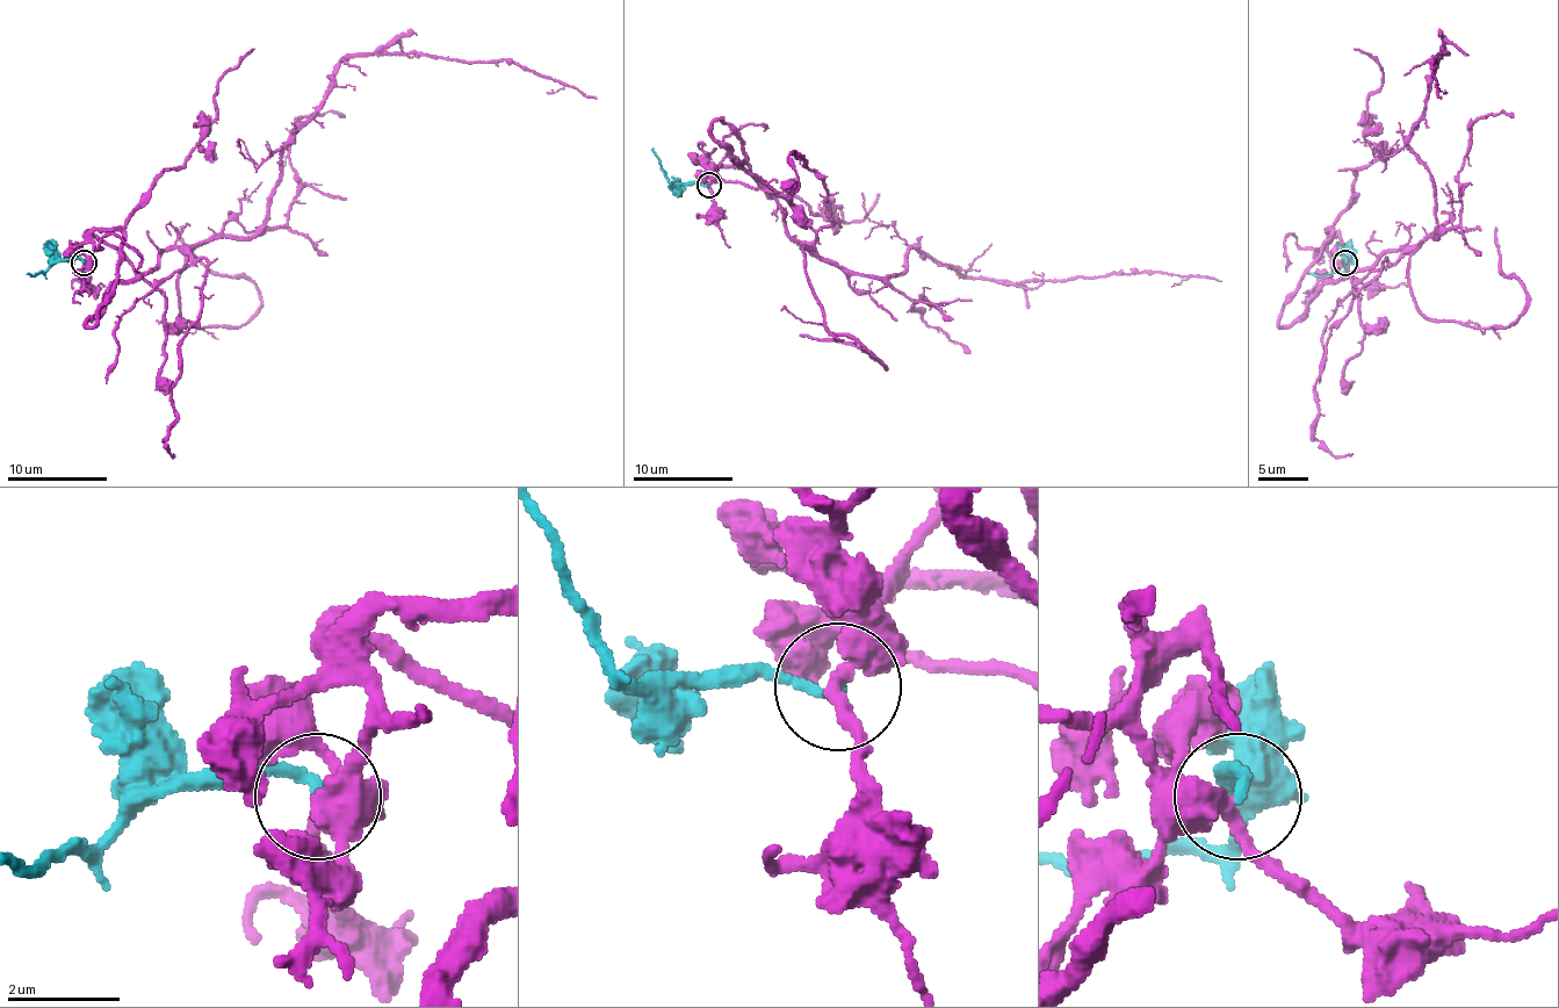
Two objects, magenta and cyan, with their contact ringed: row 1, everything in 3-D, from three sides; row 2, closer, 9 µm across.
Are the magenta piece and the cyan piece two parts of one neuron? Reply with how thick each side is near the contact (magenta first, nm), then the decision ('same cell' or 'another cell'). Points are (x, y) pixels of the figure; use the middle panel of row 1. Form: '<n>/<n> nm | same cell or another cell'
300/200 nm | same cell

